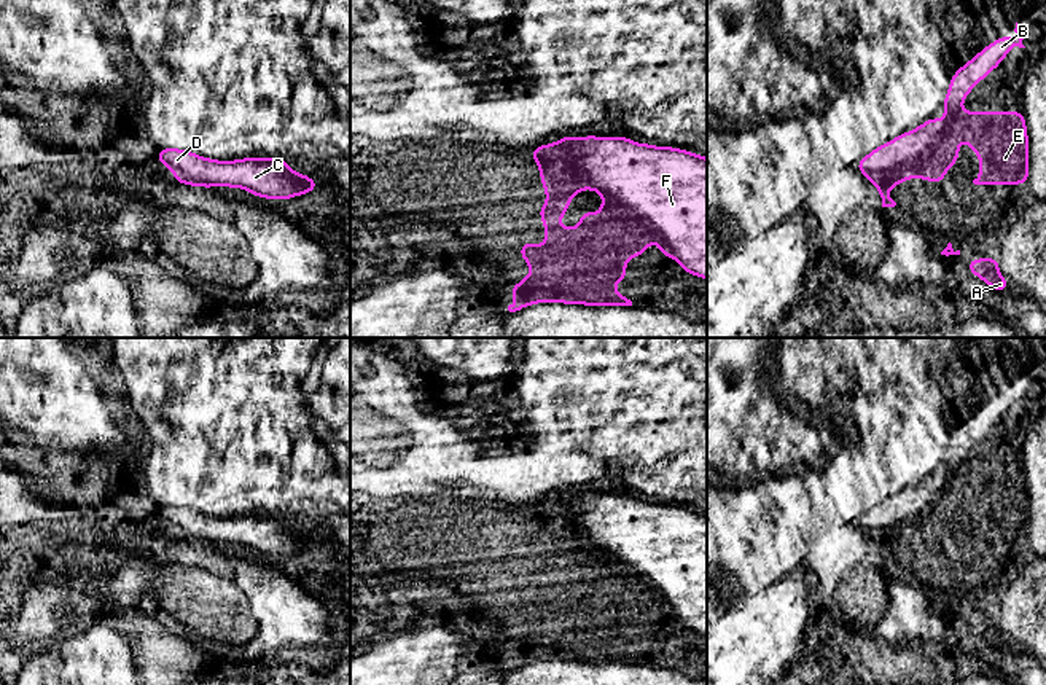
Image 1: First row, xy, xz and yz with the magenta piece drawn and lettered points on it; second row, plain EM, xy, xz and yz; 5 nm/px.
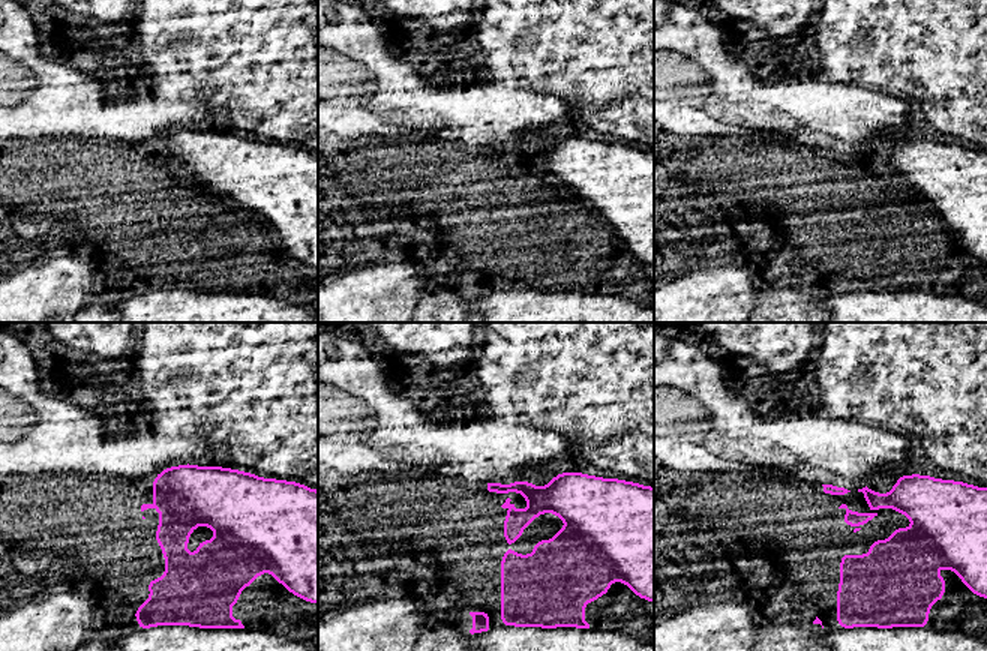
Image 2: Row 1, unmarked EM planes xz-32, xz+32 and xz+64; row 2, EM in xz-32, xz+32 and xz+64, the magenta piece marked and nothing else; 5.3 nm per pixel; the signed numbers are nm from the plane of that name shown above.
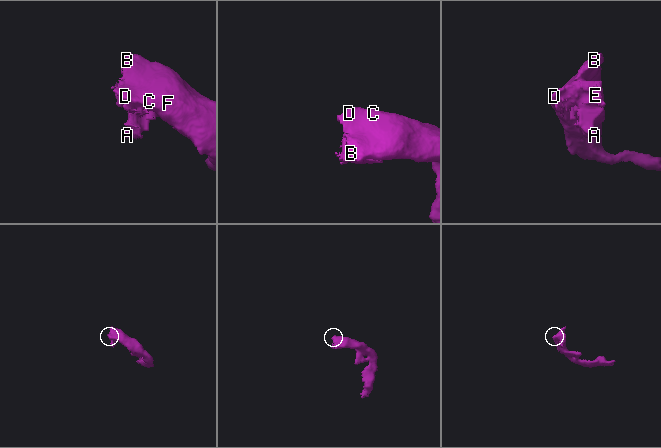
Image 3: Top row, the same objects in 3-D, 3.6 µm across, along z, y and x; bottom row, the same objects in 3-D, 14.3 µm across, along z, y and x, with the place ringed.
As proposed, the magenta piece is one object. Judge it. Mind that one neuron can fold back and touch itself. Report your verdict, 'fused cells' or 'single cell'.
single cell

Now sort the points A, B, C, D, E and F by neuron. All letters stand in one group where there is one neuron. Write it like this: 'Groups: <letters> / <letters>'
Groups: A B C D E F

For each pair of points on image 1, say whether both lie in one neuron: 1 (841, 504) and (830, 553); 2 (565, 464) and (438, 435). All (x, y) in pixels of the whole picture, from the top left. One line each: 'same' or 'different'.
1: different
2: same

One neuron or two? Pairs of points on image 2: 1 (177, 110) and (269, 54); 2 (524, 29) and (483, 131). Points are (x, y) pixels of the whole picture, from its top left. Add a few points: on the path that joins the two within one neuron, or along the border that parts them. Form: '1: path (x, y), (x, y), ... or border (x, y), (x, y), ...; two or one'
1: border (179, 98), (204, 99), (215, 114); two
2: border (477, 81), (497, 81), (536, 92); two

